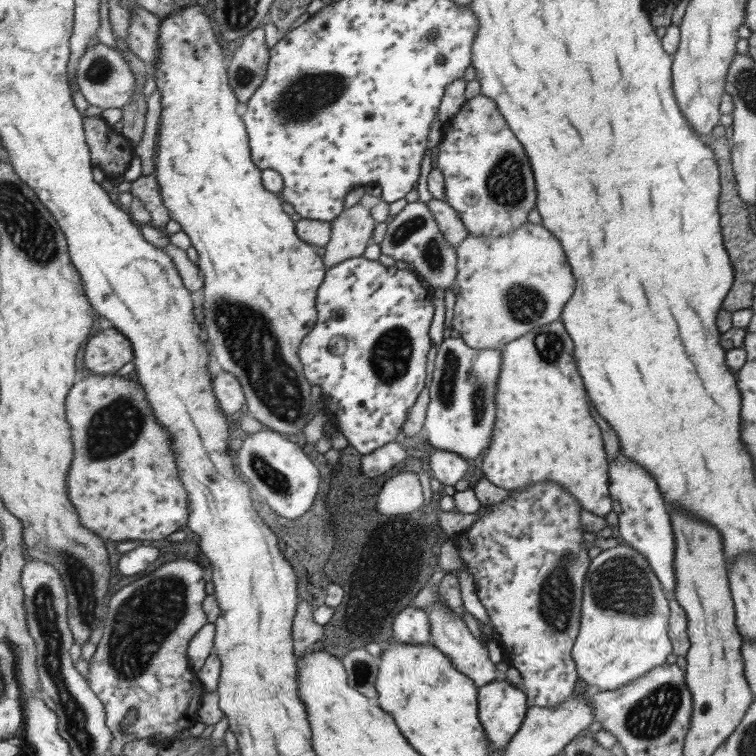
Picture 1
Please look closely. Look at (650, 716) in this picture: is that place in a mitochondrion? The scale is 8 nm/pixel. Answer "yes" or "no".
yes

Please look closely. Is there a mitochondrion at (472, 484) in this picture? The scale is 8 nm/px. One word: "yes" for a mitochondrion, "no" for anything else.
no

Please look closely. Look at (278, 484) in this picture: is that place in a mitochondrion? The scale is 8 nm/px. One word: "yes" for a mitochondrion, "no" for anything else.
yes

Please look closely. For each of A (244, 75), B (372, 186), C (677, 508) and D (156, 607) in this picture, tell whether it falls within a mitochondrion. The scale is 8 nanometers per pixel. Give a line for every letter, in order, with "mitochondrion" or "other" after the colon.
A: mitochondrion
B: other
C: other
D: mitochondrion

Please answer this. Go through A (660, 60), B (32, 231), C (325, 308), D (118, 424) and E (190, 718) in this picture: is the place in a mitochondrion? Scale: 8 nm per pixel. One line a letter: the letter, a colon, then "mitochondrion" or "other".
A: other
B: mitochondrion
C: other
D: mitochondrion
E: other

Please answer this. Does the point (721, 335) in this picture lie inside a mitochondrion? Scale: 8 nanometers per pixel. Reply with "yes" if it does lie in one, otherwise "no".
no

